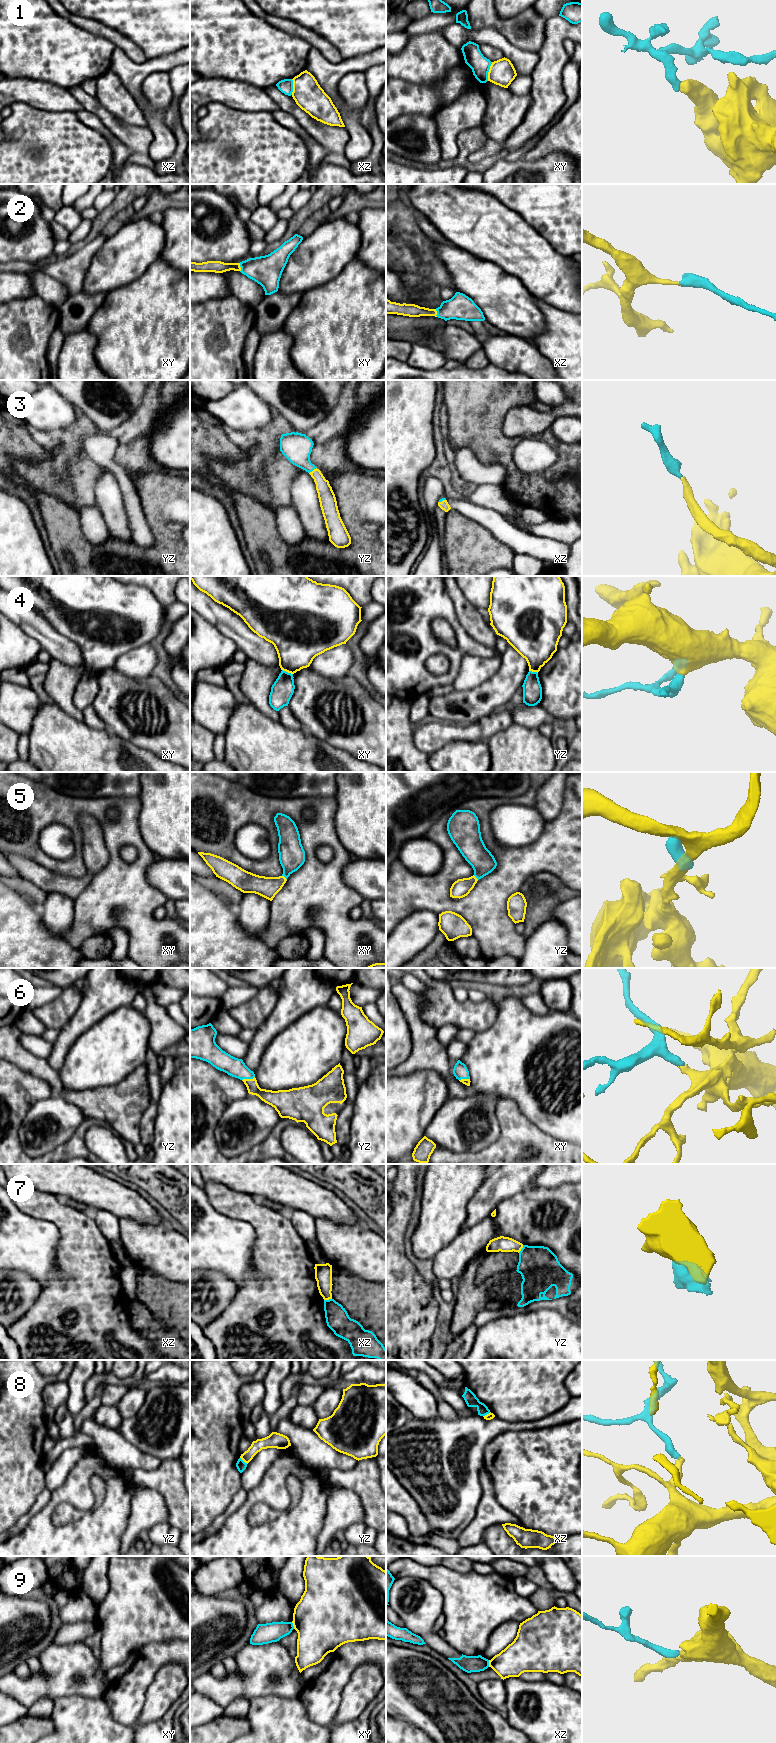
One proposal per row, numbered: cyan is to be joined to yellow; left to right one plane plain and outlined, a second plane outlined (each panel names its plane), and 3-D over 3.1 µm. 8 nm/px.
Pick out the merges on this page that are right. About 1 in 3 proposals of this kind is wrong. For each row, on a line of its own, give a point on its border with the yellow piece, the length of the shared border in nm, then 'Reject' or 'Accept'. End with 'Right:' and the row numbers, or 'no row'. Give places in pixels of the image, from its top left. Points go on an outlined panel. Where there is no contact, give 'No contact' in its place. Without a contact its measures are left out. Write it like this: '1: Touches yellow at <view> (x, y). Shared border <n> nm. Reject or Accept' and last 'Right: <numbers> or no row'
1: Touches yellow at xy (489, 71). Shared border 160 nm. Reject
2: Touches yellow at xy (240, 267). Shared border 70 nm. Accept
3: Touches yellow at yz (313, 470). Shared border 80 nm. Accept
4: Touches yellow at xy (287, 671). Shared border 100 nm. Reject
5: Touches yellow at xy (284, 877). Shared border 50 nm. Accept
6: Touches yellow at yz (248, 1079). Shared border 110 nm. Accept
7: Touches yellow at xz (327, 1299). Shared border 70 nm. Reject
8: Touches yellow at yz (244, 1461). Shared border 80 nm. Reject
9: Touches yellow at xy (293, 1625). Shared border 60 nm. Reject
Right: 2, 3, 5, 6

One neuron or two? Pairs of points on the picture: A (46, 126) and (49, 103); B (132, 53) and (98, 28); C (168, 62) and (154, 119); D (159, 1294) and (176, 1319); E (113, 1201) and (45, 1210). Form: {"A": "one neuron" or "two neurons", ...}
{"A": "two neurons", "B": "one neuron", "C": "one neuron", "D": "one neuron", "E": "two neurons"}

